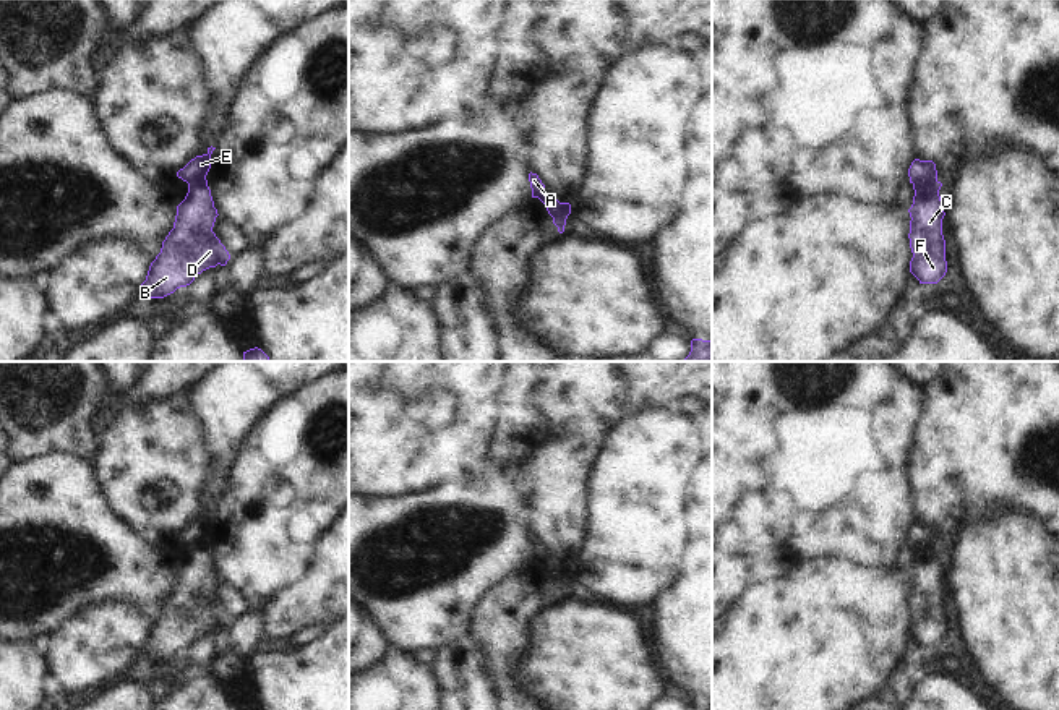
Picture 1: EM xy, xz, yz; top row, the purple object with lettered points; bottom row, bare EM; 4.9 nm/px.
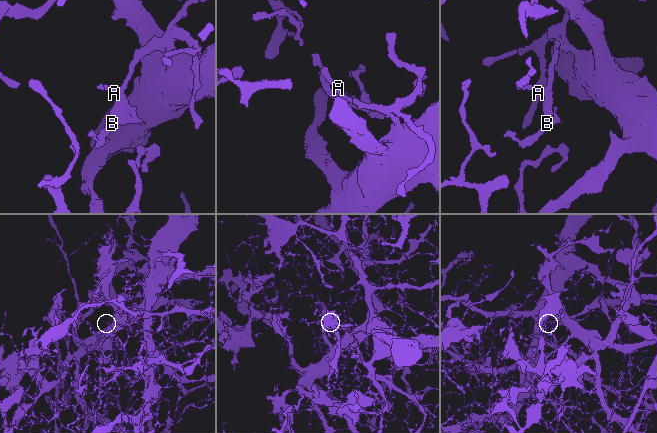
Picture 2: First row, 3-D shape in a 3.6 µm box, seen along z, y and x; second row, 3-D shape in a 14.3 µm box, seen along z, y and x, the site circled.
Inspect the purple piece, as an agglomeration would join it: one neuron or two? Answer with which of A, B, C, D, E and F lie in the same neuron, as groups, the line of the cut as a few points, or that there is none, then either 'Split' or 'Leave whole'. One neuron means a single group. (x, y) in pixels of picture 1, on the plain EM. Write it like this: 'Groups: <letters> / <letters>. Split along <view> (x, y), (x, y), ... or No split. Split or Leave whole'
Groups: A E / B C D F. Split along yz (936, 542), (913, 547). Split.

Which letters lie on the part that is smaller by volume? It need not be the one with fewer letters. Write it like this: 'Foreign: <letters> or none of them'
Foreign: B, C, D, F

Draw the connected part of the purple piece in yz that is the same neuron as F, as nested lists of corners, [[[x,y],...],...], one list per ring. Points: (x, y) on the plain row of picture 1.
[[[937,543],[913,546],[915,559],[908,572],[911,580],[908,601],[913,616],[910,635],[920,647],[937,647],[947,635],[941,550]]]

